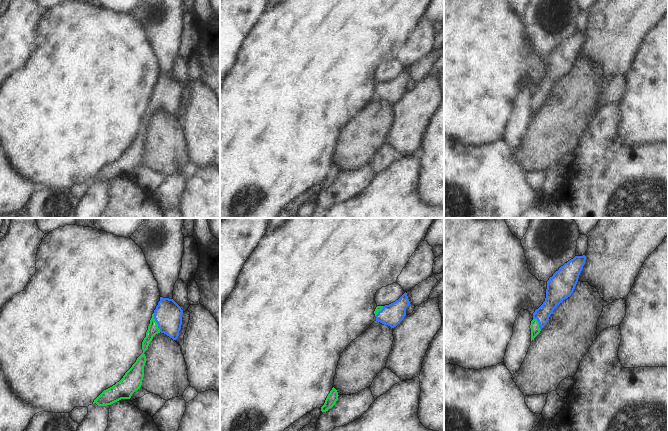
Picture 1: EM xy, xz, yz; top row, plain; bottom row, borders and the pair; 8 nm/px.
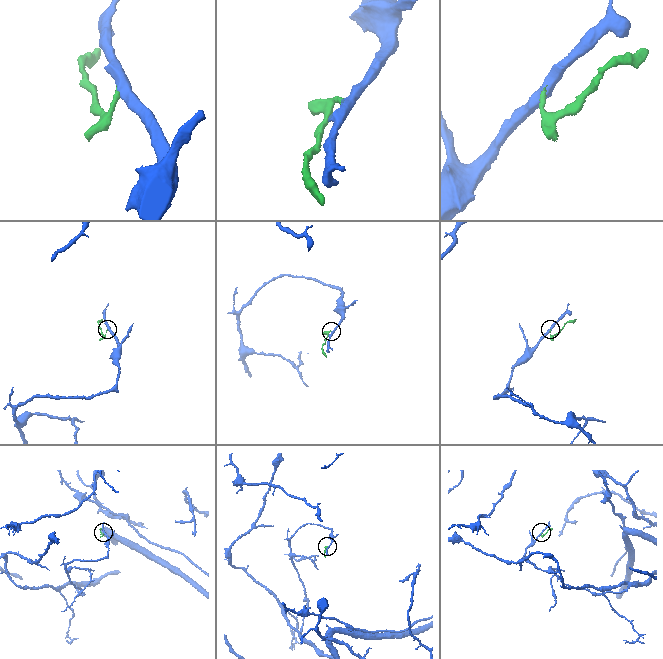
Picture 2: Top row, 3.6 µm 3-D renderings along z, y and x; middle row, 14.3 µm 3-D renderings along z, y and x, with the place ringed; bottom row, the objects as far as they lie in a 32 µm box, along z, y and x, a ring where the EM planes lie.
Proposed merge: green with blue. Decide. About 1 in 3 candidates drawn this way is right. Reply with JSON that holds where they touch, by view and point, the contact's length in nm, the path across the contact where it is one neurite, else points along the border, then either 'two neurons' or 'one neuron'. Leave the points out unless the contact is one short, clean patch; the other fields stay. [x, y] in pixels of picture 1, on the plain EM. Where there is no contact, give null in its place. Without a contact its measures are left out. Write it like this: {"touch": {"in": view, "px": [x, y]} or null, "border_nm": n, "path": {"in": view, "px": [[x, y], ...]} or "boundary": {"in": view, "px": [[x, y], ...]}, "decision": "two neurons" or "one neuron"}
{"touch": {"in": "xy", "px": [156, 98]}, "border_nm": 160, "path": {"in": "xy", "px": [[153, 105], [156, 98], [168, 90]]}, "decision": "one neuron"}

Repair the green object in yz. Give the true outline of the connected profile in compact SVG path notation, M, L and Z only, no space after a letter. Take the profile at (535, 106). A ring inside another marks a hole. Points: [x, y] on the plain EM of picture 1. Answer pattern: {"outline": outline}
{"outline": "M575 32L556 47L547 57L546 74L543 80L533 89L531 97L531 117L547 100L554 85L571 72L585 40L586 32Z"}

